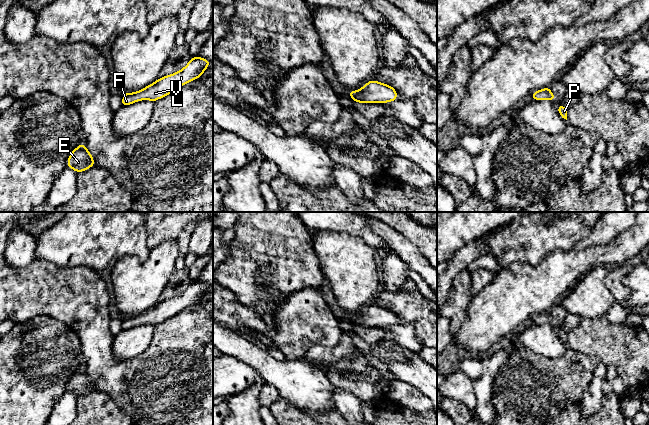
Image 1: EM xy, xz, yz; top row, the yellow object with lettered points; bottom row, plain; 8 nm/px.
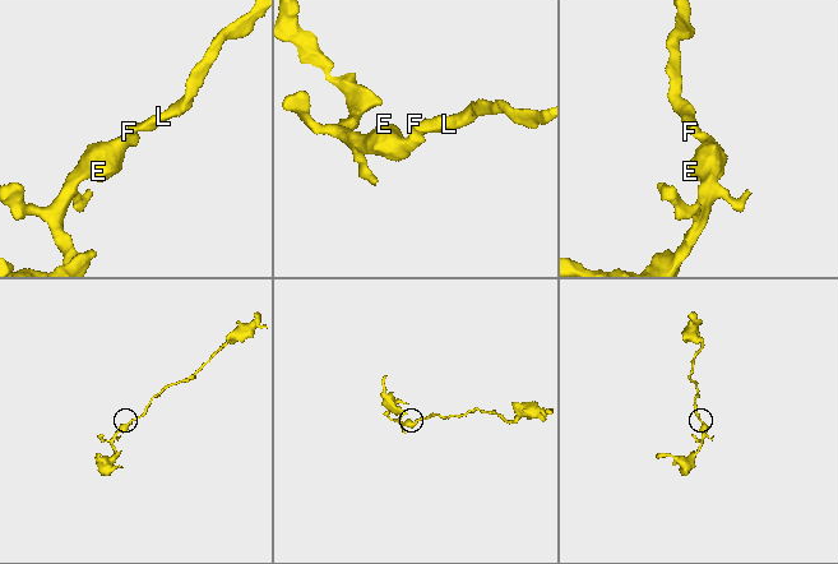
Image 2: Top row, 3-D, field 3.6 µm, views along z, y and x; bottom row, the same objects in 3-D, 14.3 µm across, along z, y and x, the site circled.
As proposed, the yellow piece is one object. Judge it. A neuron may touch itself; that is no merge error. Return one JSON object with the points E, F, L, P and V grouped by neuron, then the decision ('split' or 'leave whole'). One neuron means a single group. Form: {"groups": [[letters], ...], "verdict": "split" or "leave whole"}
{"groups": [["E", "F", "L", "P", "V"]], "verdict": "leave whole"}

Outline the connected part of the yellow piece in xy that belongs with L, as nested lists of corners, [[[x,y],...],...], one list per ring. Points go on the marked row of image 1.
[[[192,57],[189,63],[176,73],[159,78],[151,85],[134,93],[123,94],[122,106],[128,106],[140,100],[156,101],[179,89],[184,84],[198,79],[211,62],[201,58]]]

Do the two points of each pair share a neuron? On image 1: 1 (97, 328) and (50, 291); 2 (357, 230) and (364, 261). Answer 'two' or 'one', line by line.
1: one
2: two

